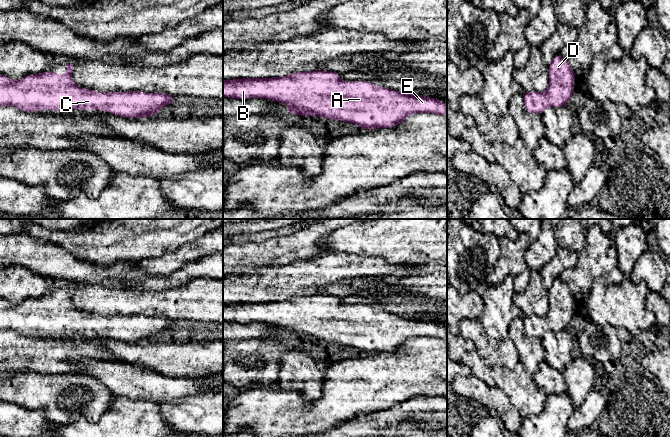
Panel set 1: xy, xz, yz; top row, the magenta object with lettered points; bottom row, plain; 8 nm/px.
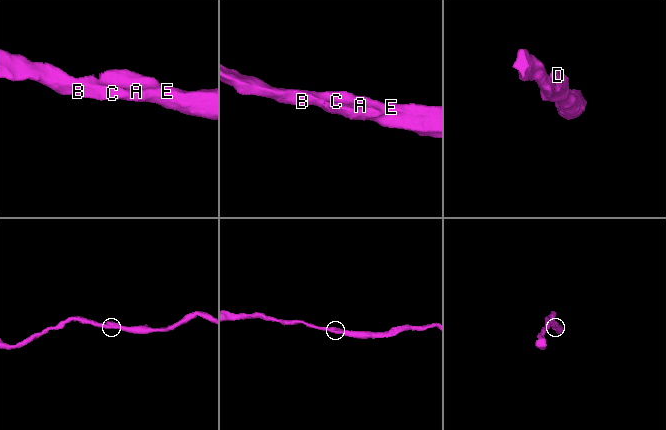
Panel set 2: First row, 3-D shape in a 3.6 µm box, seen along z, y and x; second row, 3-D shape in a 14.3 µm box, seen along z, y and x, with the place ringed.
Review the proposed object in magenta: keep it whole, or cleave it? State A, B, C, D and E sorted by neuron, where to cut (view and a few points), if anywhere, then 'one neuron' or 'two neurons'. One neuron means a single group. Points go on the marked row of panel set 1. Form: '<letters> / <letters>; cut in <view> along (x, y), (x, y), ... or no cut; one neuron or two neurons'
A B C D E; no cut; one neuron

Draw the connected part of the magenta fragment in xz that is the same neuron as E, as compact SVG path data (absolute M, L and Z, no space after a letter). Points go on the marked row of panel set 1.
M314 70L294 72L282 77L223 80L223 97L265 98L285 103L292 115L351 122L364 130L393 128L415 113L447 116L447 105L439 99L420 94L401 93L384 86L376 86L368 81L346 82L342 80L341 74L331 71Z

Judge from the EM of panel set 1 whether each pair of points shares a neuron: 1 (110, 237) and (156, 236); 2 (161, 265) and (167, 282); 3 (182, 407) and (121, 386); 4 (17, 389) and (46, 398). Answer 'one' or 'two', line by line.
1: one
2: two
3: two
4: one

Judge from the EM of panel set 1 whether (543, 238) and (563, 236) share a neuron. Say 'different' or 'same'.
different

